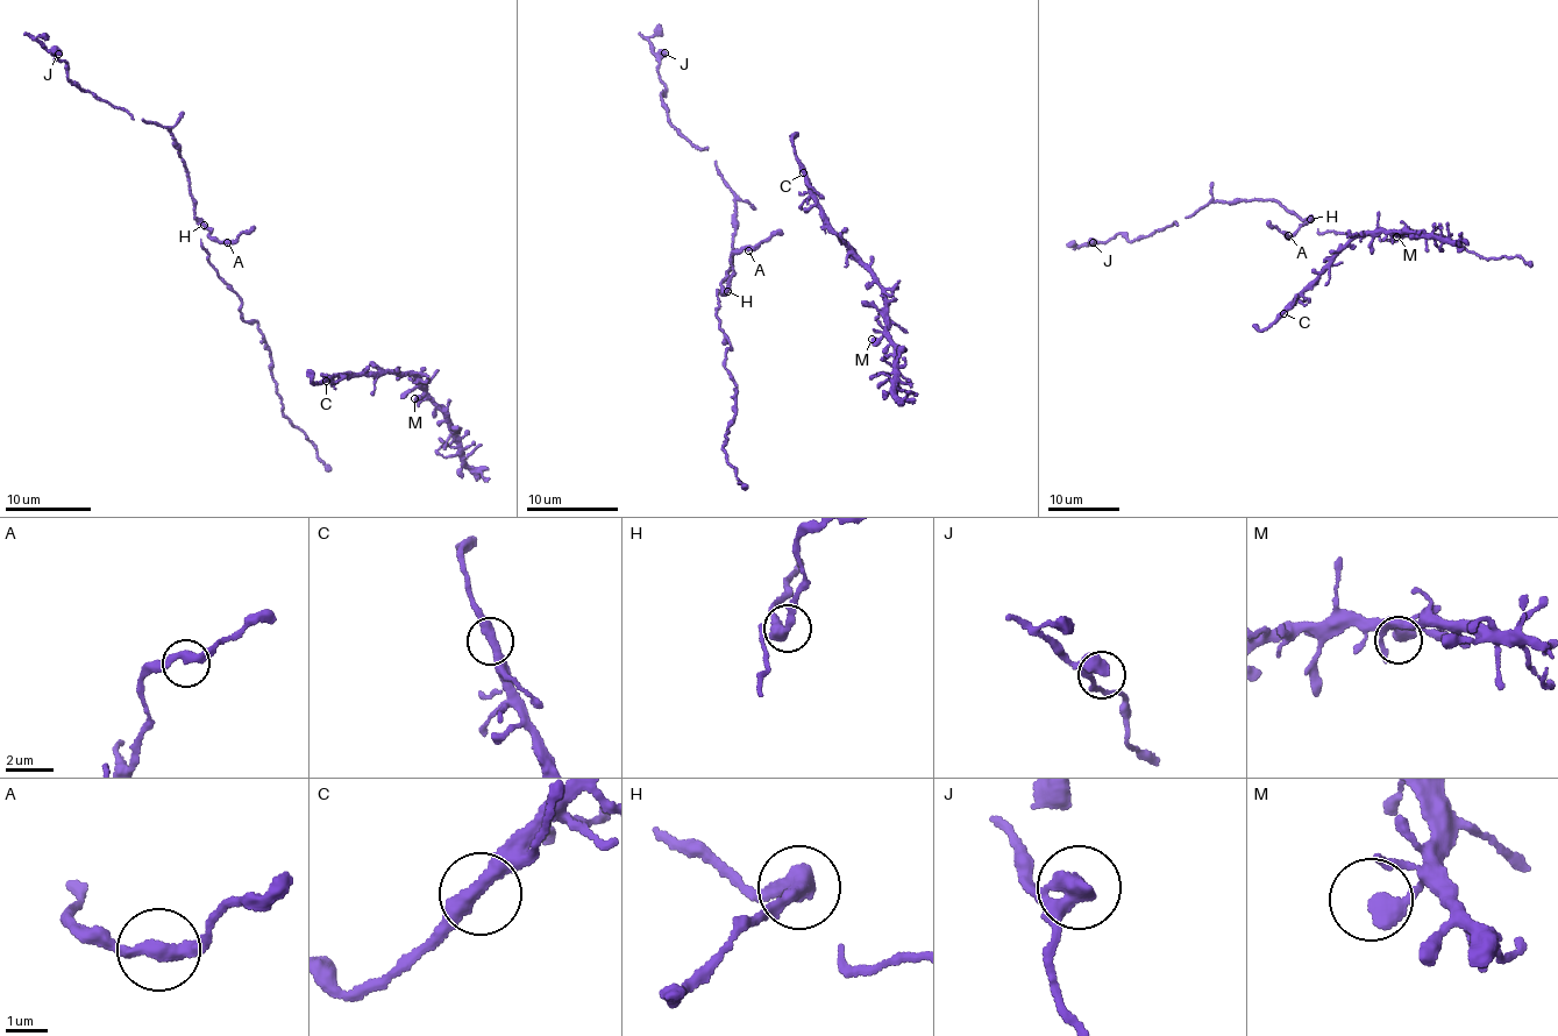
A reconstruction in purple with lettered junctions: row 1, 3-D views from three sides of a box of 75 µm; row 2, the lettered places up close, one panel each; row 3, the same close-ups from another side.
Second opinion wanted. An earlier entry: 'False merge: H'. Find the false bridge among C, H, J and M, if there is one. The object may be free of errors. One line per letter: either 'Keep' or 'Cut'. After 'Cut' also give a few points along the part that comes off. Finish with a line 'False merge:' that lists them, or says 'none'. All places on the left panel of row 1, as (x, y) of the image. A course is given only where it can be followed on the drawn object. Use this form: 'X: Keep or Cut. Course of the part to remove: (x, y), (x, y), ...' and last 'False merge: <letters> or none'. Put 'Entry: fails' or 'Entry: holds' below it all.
C: Keep
H: Cut. Course of the part to remove: (203, 225), (220, 241), (235, 240), (254, 226)
J: Keep
M: Keep
False merge: H
Entry: holds

